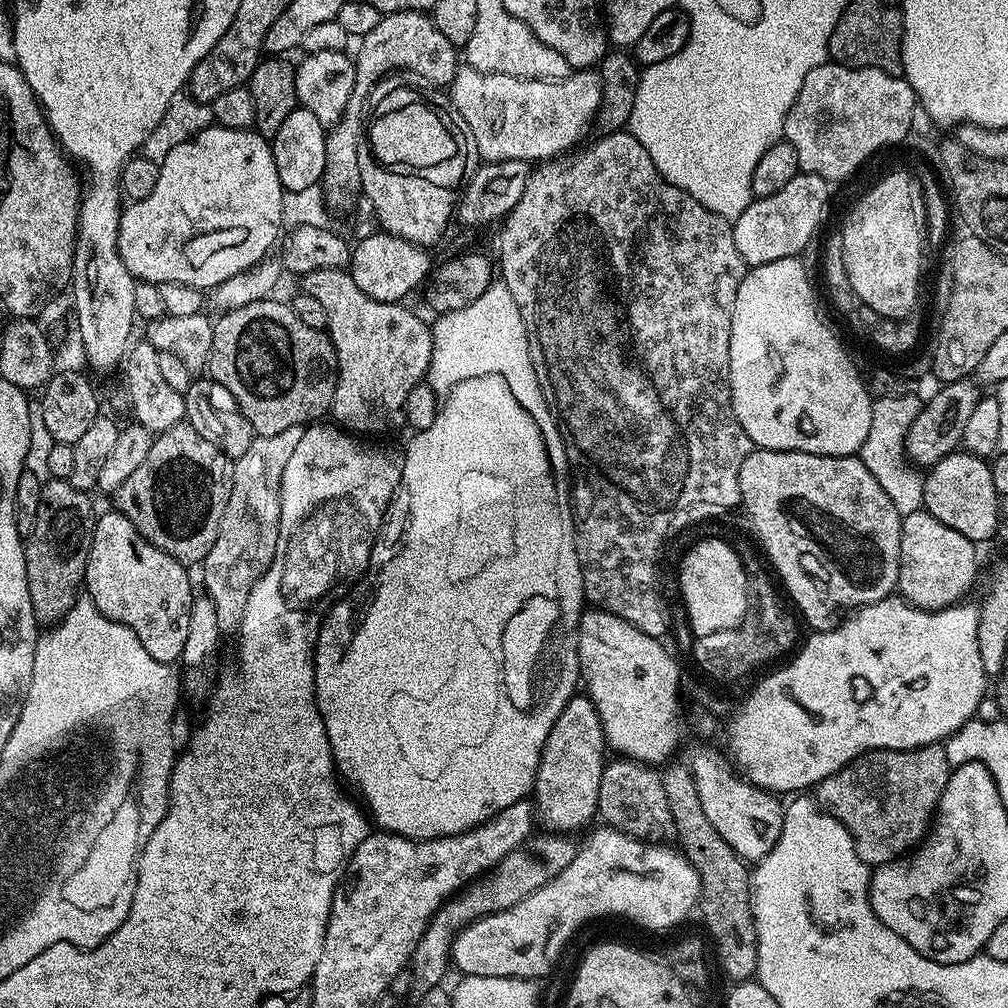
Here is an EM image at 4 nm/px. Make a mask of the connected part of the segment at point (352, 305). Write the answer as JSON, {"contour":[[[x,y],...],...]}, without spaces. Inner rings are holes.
{"contour":[[[344,268],[308,272],[302,278],[302,290],[318,298],[326,309],[326,331],[336,351],[336,389],[330,409],[331,419],[345,432],[364,438],[372,438],[368,436],[375,432],[388,432],[400,423],[403,425],[406,420],[406,398],[410,398],[410,390],[414,390],[414,386],[427,377],[432,361],[432,329],[429,321],[415,316],[410,309],[404,308],[408,306],[403,303],[387,304],[362,294],[362,290],[354,286],[354,278]]]}

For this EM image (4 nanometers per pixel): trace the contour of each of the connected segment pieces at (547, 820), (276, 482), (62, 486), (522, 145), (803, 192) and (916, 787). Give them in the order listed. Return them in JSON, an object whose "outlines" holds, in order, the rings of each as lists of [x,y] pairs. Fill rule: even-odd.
{"outlines":[[[[587,694],[571,696],[546,738],[536,771],[534,807],[549,833],[575,834],[579,828],[587,829],[593,823],[592,816],[594,820],[597,815],[598,786],[606,763],[603,752],[606,752],[606,741],[594,702]]],[[[304,428],[282,430],[282,434],[256,436],[246,454],[235,457],[231,465],[232,489],[230,502],[222,510],[218,538],[202,562],[204,568],[203,591],[213,600],[217,610],[218,626],[222,630],[239,629],[242,610],[250,590],[270,566],[280,537],[280,483],[282,470],[294,454],[294,446],[302,439]]],[[[49,478],[42,483],[42,498],[38,502],[38,522],[34,522],[34,534],[27,536],[24,545],[32,613],[41,625],[55,624],[77,600],[81,599],[92,531],[97,518],[97,513],[92,512],[92,504],[88,499],[89,493],[79,492],[67,480]]],[[[460,66],[450,85],[450,99],[456,108],[456,115],[464,121],[475,155],[477,152],[481,156],[479,159],[484,162],[548,162],[564,154],[559,152],[564,152],[567,148],[575,149],[575,144],[584,131],[593,127],[601,98],[600,73],[596,70],[576,70],[564,80],[523,80],[510,74],[490,74]]],[[[800,172],[782,190],[769,196],[758,196],[753,199],[746,210],[732,224],[732,237],[734,246],[738,246],[738,254],[742,254],[745,265],[755,266],[766,262],[778,262],[778,258],[799,257],[800,251],[812,240],[812,235],[820,228],[820,223],[824,220],[824,215],[828,212],[828,188],[829,181],[823,180],[818,174]]],[[[927,744],[908,752],[865,754],[814,789],[814,799],[854,838],[858,858],[869,866],[899,860],[923,841],[933,823],[936,807],[946,790],[950,765],[940,744]]]]}

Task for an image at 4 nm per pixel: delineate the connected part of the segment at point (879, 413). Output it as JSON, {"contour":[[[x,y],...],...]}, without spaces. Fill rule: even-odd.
{"contour":[[[916,396],[873,399],[870,434],[866,434],[866,442],[862,442],[858,453],[866,470],[874,474],[878,486],[890,494],[890,502],[894,502],[901,517],[921,511],[924,507],[924,476],[913,467],[904,450],[906,434],[922,407],[921,401],[918,401]]]}

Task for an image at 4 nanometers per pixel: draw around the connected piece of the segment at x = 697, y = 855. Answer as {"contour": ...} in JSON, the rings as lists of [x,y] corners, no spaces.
{"contour":[[[672,762],[660,772],[662,790],[666,790],[666,802],[670,802],[672,827],[680,835],[679,849],[700,875],[700,902],[698,912],[704,915],[704,924],[712,935],[720,968],[729,976],[729,981],[739,982],[755,977],[758,966],[756,923],[752,917],[752,885],[750,868],[746,861],[710,826],[698,802],[698,786],[687,763]]]}

